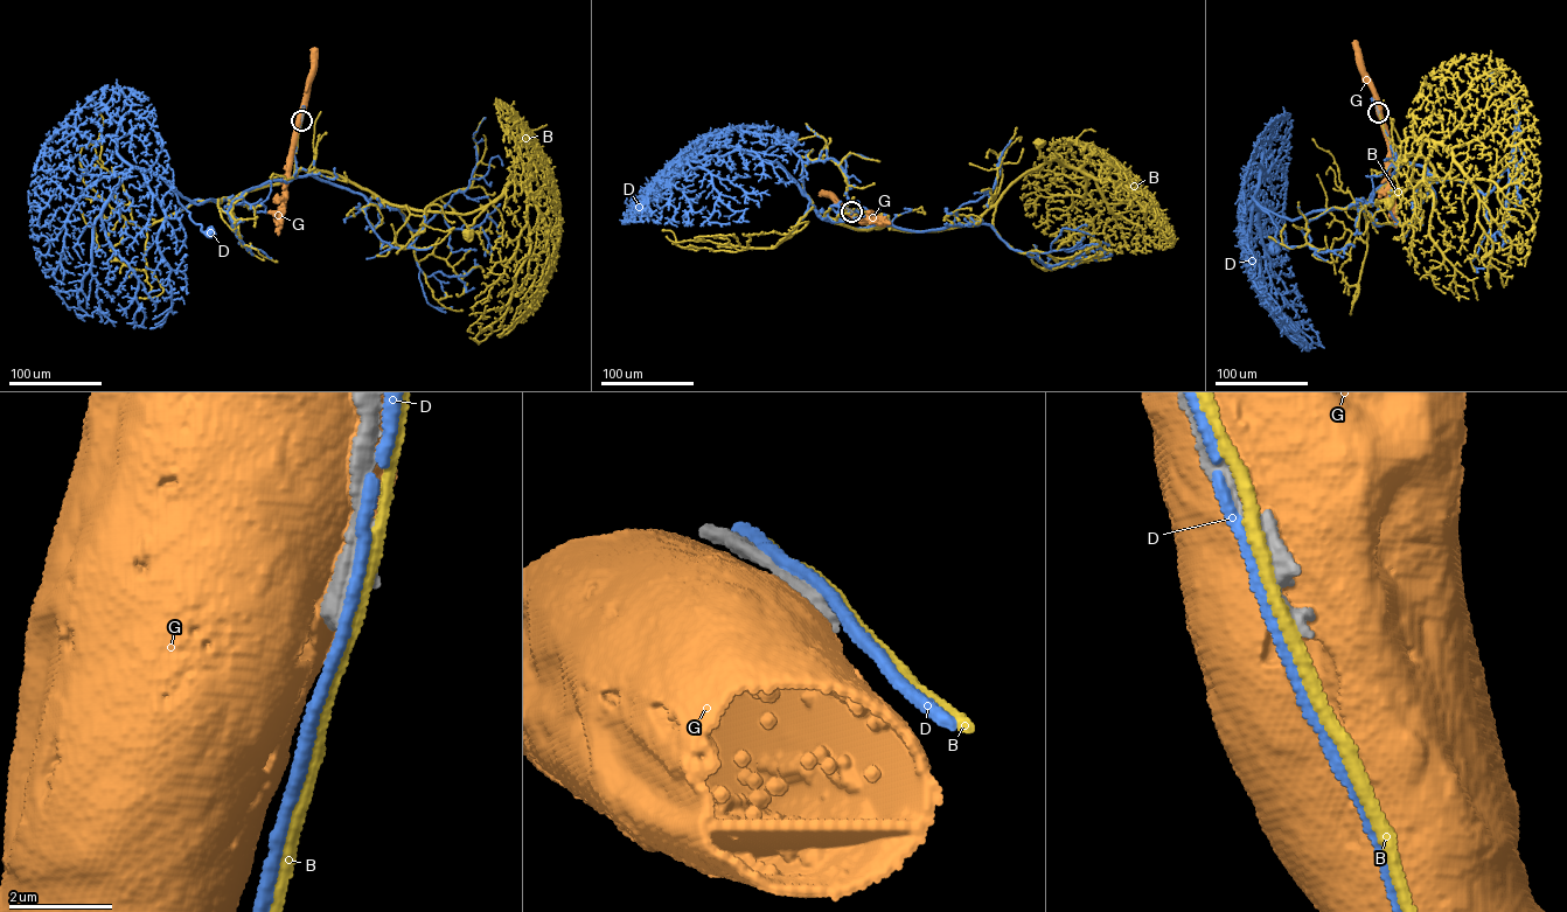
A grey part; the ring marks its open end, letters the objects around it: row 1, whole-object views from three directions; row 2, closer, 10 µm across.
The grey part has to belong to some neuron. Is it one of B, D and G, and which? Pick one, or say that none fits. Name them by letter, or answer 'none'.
none

